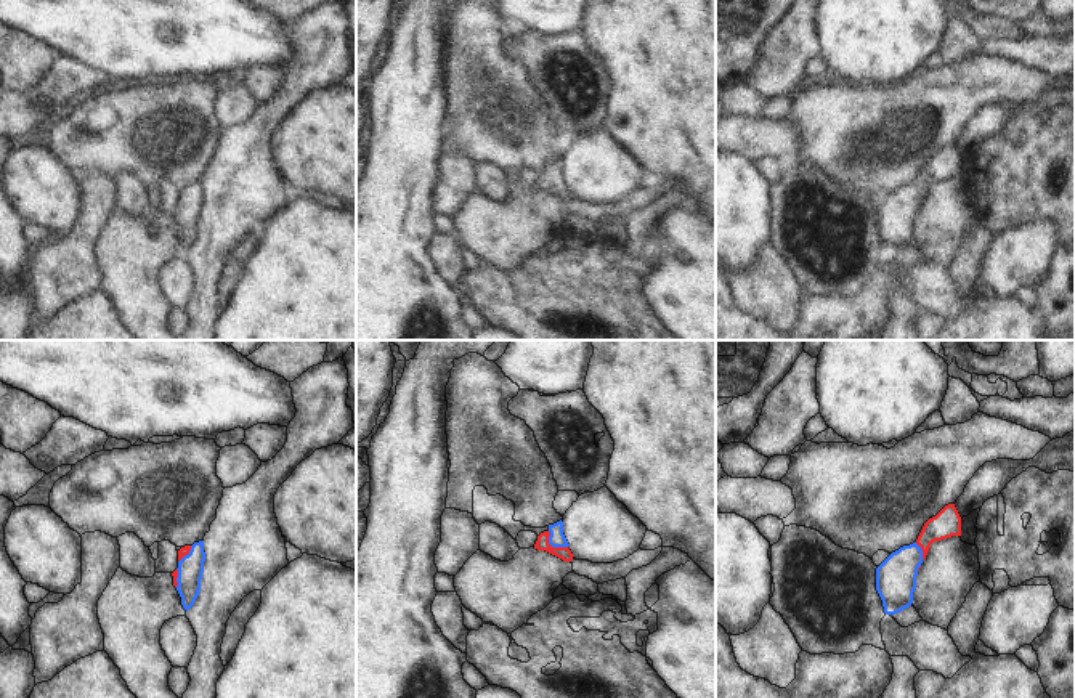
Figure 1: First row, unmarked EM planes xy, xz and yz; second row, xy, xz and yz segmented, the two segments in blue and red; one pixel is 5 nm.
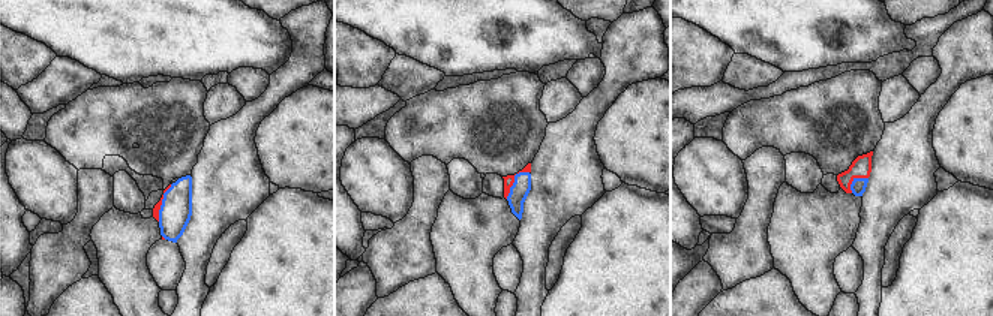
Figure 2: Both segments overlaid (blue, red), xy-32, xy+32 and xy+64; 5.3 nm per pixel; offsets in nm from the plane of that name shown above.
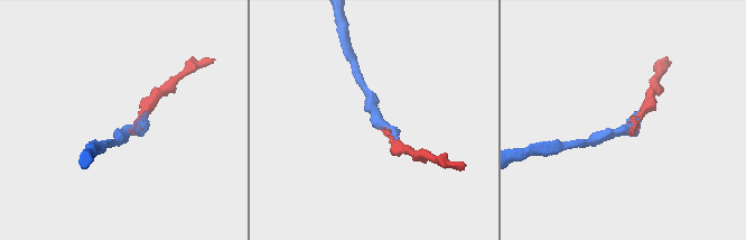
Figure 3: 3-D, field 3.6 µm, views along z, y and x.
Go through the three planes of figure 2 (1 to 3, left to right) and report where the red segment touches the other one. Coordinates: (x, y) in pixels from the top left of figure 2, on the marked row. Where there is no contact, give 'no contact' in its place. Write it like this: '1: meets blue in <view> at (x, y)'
1: meets blue in xy-32 at (162, 202)
2: meets blue in xy+32 at (515, 180)
3: meets blue in xy+64 at (854, 180)

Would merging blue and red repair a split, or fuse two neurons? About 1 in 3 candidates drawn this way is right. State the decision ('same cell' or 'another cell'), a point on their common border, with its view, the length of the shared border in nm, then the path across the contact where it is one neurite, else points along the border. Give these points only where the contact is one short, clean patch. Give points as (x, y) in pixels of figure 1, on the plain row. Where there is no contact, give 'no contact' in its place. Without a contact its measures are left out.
same cell; meets blue in xz at (552, 186); contact 130 nm long

